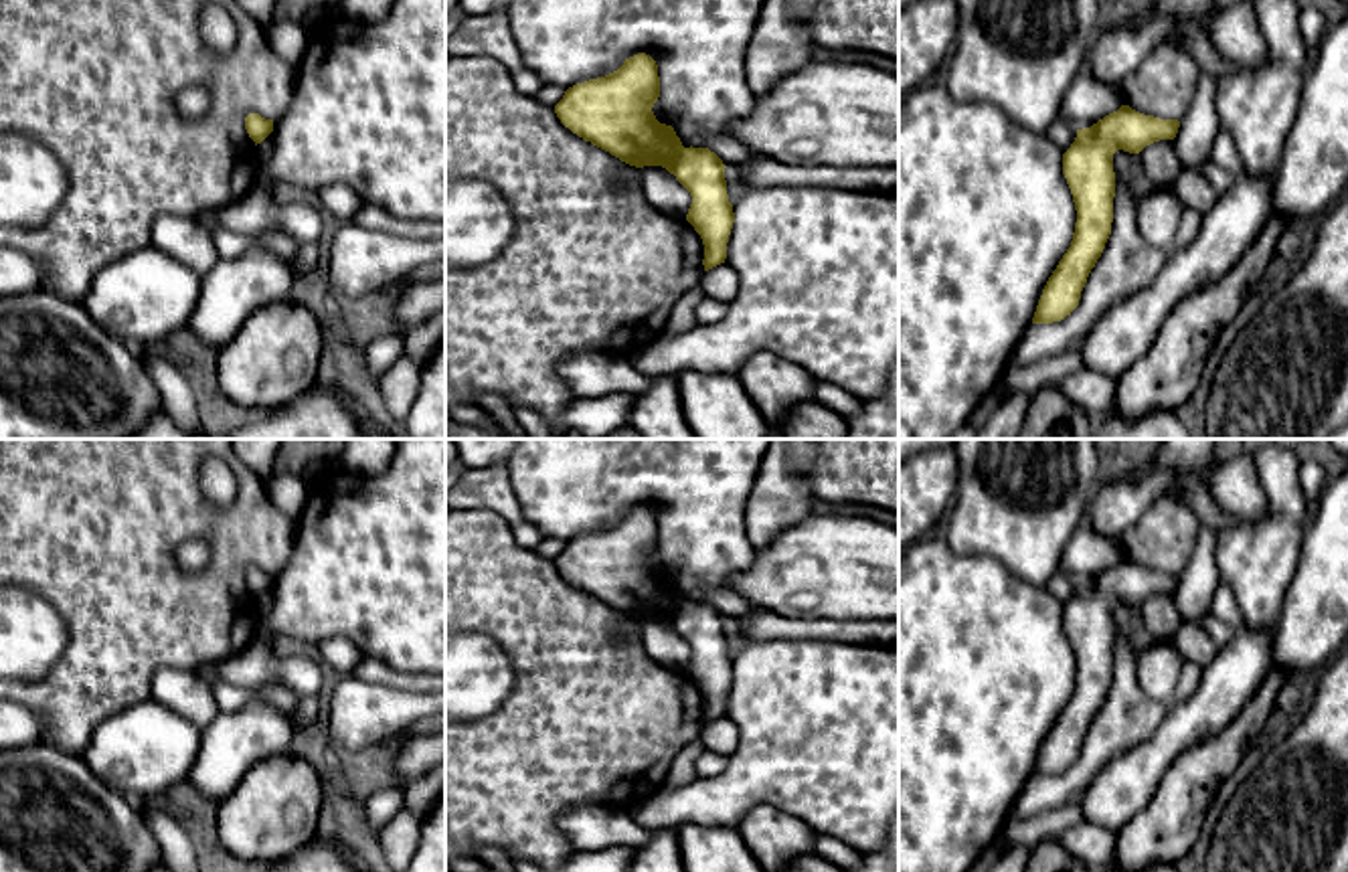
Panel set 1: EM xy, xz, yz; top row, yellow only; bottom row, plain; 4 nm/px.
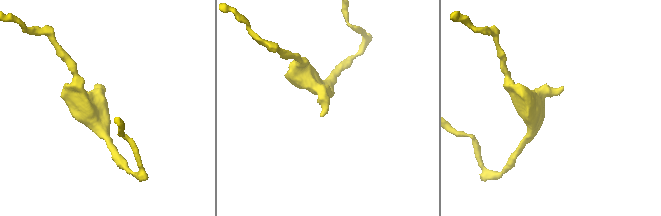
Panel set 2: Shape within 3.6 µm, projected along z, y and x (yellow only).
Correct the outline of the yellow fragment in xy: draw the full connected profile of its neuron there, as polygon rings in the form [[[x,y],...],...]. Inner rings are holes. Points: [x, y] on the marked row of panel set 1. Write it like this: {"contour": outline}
{"contour": [[[249,113],[245,117],[245,129],[257,146],[273,132],[273,119],[265,119],[259,113]]]}

